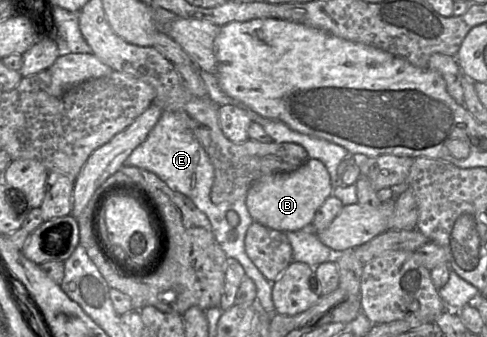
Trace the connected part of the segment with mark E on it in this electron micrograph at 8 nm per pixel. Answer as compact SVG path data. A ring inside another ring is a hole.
M163 111L156 125L149 132L146 140L127 158L125 165L135 166L156 174L172 190L187 196L196 207L209 219L215 237L228 258L237 260L243 267L246 276L251 278L257 289L257 306L269 314L277 314L272 299L273 282L268 281L253 264L245 251L245 237L249 226L254 222L250 215L246 200L222 202L214 204L210 198L214 182L213 165L191 129L180 117L172 112ZM235 211L239 217L237 226L232 227L226 214Z

